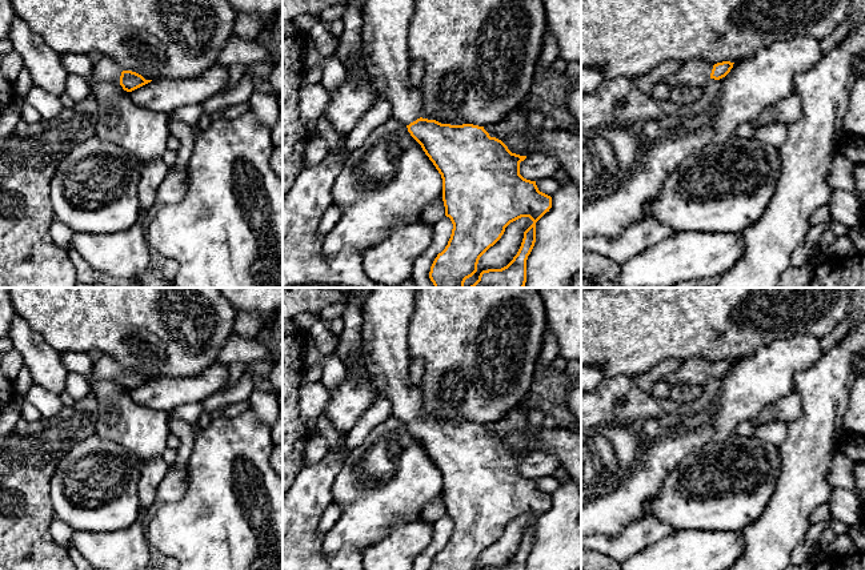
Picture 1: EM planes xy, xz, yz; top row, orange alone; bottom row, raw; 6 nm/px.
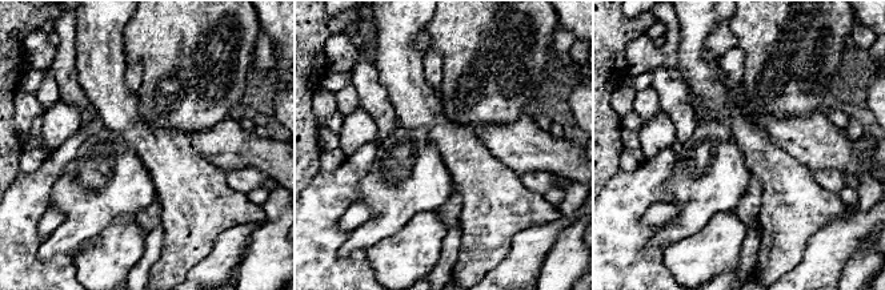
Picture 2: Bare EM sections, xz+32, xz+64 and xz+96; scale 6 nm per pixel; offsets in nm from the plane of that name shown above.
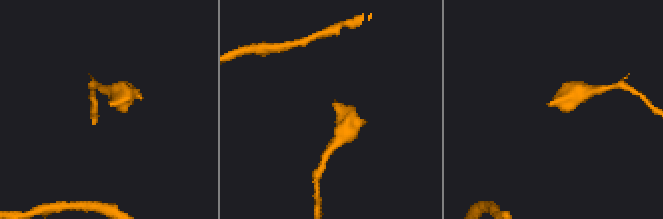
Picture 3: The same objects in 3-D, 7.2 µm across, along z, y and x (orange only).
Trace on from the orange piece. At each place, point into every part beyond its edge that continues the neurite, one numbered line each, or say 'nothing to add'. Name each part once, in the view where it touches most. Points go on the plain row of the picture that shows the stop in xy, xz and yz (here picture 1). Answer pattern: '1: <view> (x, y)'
1: xz (387, 314)

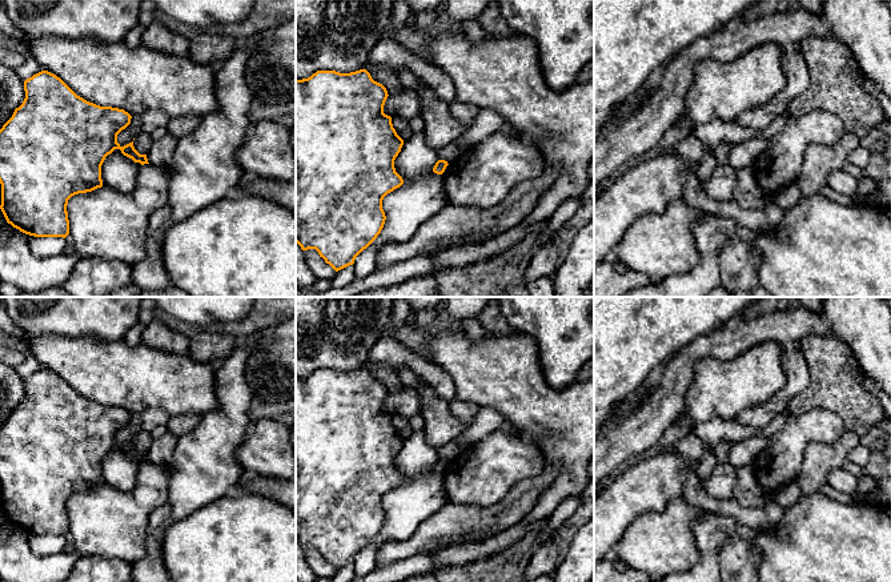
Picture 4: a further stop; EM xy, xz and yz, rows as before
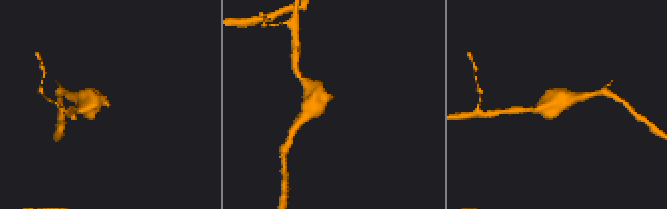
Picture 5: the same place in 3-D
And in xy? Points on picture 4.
nothing to add

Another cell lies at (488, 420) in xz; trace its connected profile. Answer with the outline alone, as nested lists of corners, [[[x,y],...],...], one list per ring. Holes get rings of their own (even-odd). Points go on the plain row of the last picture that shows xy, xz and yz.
[[[481,408],[478,414],[471,421],[471,425],[467,429],[465,429],[455,438],[455,441],[461,443],[461,447],[463,450],[469,449],[474,443],[477,443],[482,437],[499,429],[503,420],[505,418],[494,409]]]

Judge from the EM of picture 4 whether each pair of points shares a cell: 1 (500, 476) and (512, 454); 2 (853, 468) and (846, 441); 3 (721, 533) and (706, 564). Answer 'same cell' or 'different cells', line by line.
1: same cell
2: different cells
3: same cell

